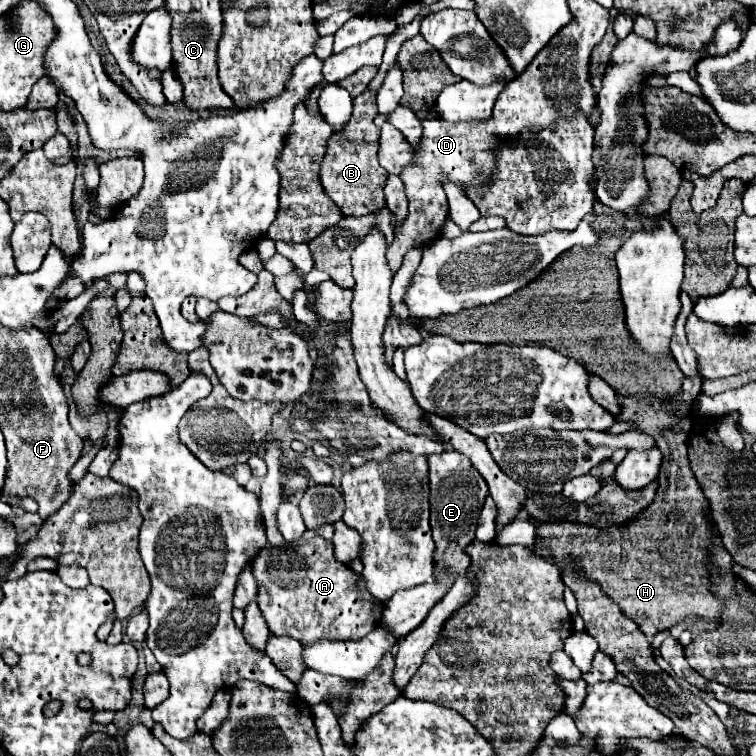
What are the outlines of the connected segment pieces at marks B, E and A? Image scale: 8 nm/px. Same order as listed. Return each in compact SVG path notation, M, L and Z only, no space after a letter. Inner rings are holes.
M364 90L354 98L354 114L340 134L332 134L328 140L328 150L320 168L320 182L324 192L340 208L344 216L366 216L384 208L384 182L388 172L378 162L380 146L380 128L372 122L376 114L376 96L370 90Z
M456 452L428 456L428 474L430 474L430 526L436 542L434 552L436 572L442 568L452 568L458 576L464 570L468 570L472 562L468 554L464 554L464 550L474 540L476 518L484 506L488 486L484 478L474 470L474 466Z
M320 536L312 538L310 542L292 542L278 548L274 546L268 550L268 554L264 548L254 560L252 570L258 580L258 606L274 636L290 636L300 644L318 642L320 638L344 638L356 642L356 638L364 638L364 634L372 632L382 618L384 604L368 592L364 576L356 574L350 566L336 562L332 544ZM296 574L304 574L300 584L296 584Z

